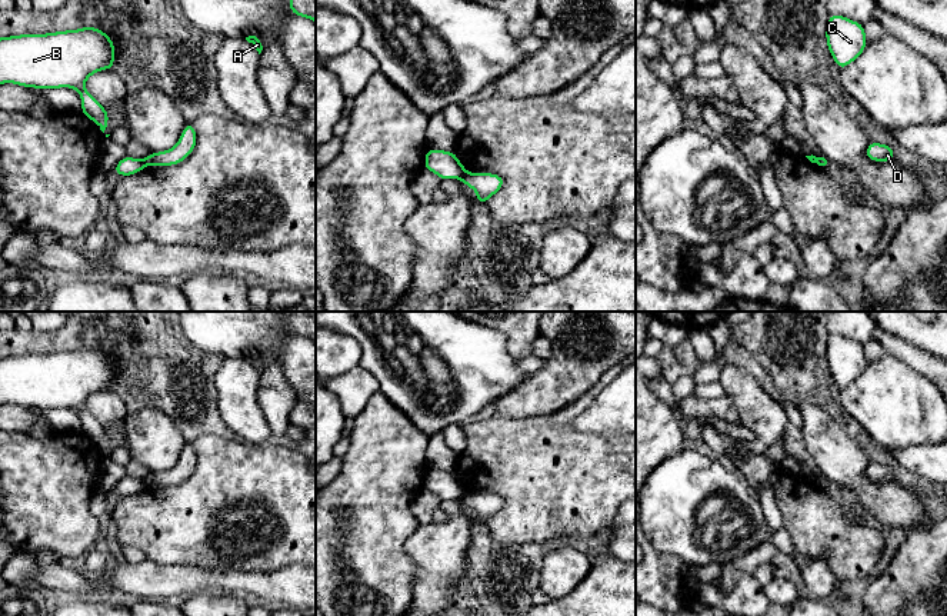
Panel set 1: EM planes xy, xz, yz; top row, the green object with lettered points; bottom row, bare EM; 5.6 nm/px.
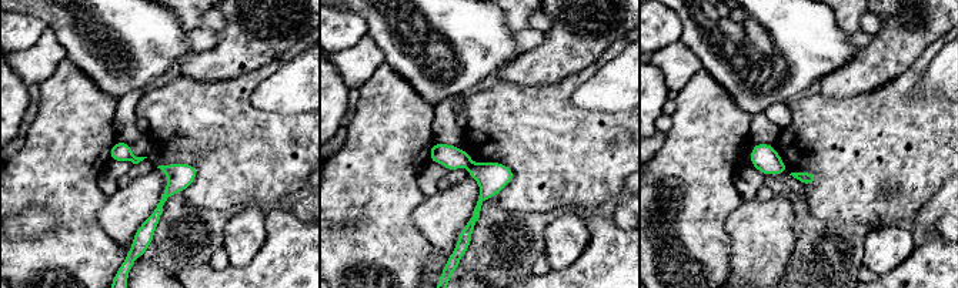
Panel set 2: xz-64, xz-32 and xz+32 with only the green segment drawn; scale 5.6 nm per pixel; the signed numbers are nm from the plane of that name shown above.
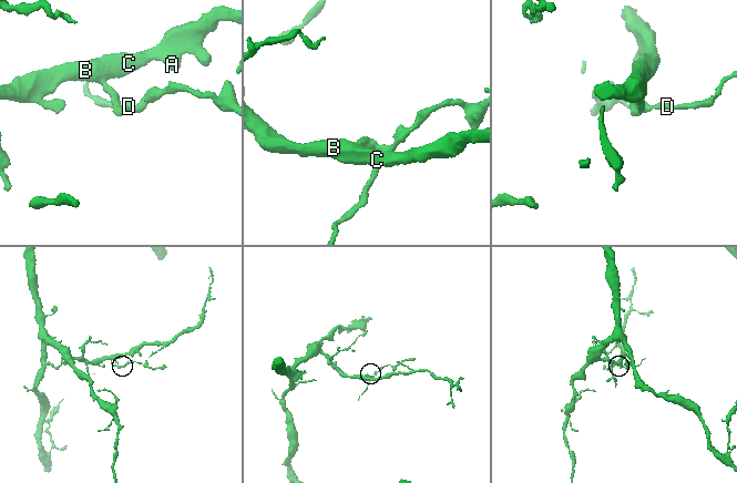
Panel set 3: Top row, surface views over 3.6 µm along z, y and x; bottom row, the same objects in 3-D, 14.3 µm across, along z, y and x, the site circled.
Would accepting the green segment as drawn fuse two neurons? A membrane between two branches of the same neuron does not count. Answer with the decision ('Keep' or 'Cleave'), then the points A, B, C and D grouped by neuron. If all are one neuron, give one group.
Cleave. Groups: A B C / D

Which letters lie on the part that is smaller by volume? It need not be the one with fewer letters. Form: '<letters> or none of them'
D

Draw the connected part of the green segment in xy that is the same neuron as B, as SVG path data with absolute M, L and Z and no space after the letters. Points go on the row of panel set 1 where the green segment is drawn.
M99 27L0 37L0 84L74 89L80 93L81 113L103 133L109 124L109 111L86 90L84 84L91 74L107 69L114 69L114 41Z

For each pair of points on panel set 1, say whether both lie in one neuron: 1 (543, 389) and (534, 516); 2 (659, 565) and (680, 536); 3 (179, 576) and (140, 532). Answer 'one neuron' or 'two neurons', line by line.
1: two neurons
2: two neurons
3: two neurons

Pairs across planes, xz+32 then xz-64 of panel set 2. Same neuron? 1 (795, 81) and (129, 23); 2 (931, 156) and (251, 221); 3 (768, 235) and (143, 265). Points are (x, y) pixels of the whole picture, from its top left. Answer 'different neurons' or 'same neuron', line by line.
1: same neuron
2: different neurons
3: different neurons

